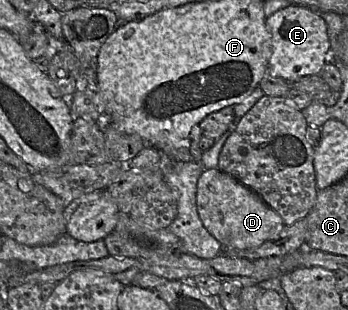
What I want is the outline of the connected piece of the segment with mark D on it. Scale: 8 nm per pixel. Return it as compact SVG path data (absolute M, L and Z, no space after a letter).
M204 169L197 183L198 215L207 231L223 246L223 252L256 248L278 236L285 224L282 217L253 190L219 169Z

